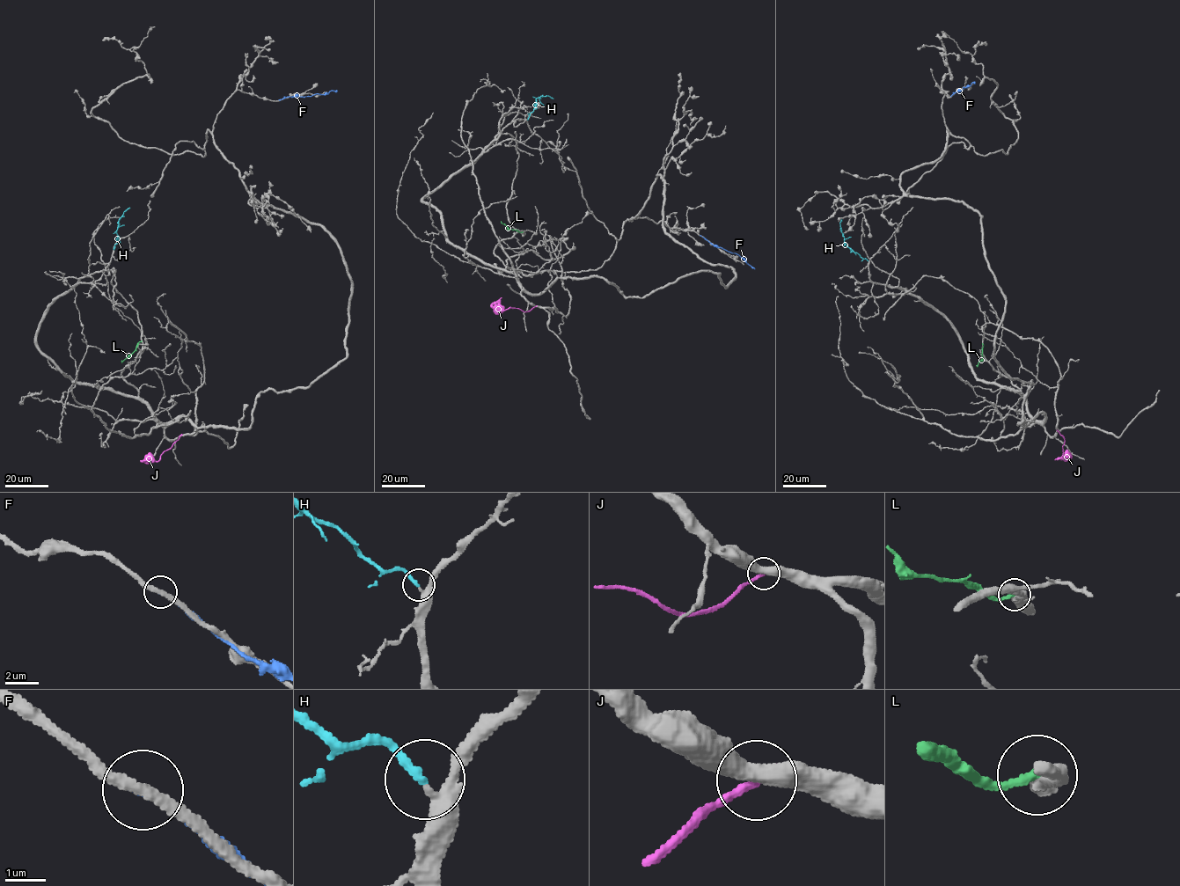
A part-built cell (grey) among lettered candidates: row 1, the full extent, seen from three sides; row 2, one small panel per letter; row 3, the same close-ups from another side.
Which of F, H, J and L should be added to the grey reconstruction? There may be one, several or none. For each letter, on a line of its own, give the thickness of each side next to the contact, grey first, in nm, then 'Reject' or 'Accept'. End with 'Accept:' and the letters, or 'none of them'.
F: Thickness 260 nm (grey) against 200 nm. Reject
H: Thickness 300 nm (grey) against 220 nm. Accept
J: Thickness 480 nm (grey) against 220 nm. Reject
L: Thickness 360 nm (grey) against 200 nm. Reject
Accept: H

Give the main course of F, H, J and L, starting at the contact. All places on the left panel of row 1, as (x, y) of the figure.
F: (280, 99), (326, 94), (337, 90)
H: (114, 249), (119, 218), (129, 208)
J: (181, 435), (157, 461), (140, 460)
L: (142, 341), (121, 361)

